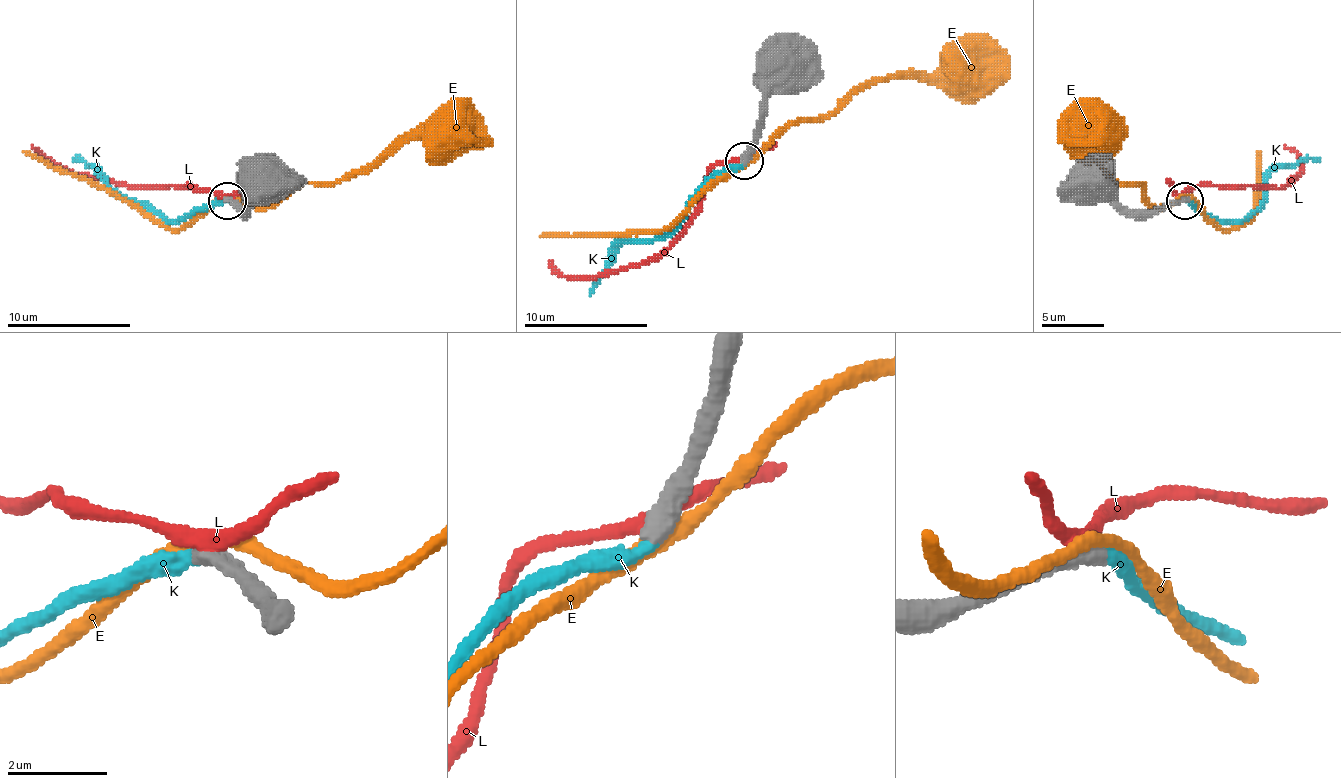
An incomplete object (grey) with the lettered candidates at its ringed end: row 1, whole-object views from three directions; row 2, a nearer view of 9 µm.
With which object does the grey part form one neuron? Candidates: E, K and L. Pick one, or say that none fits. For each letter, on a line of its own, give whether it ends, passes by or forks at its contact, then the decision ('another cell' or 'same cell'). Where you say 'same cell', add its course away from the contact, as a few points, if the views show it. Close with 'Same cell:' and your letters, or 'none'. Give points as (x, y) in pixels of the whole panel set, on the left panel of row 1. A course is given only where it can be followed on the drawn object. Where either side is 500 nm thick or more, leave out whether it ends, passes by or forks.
E: it passes by; another cell
K: it ends there; same cell; it runs (228, 201), (203, 204), (187, 217), (163, 220), (122, 198), (100, 170), (82, 158), (72, 161)
L: it passes by; another cell
Same cell: K

